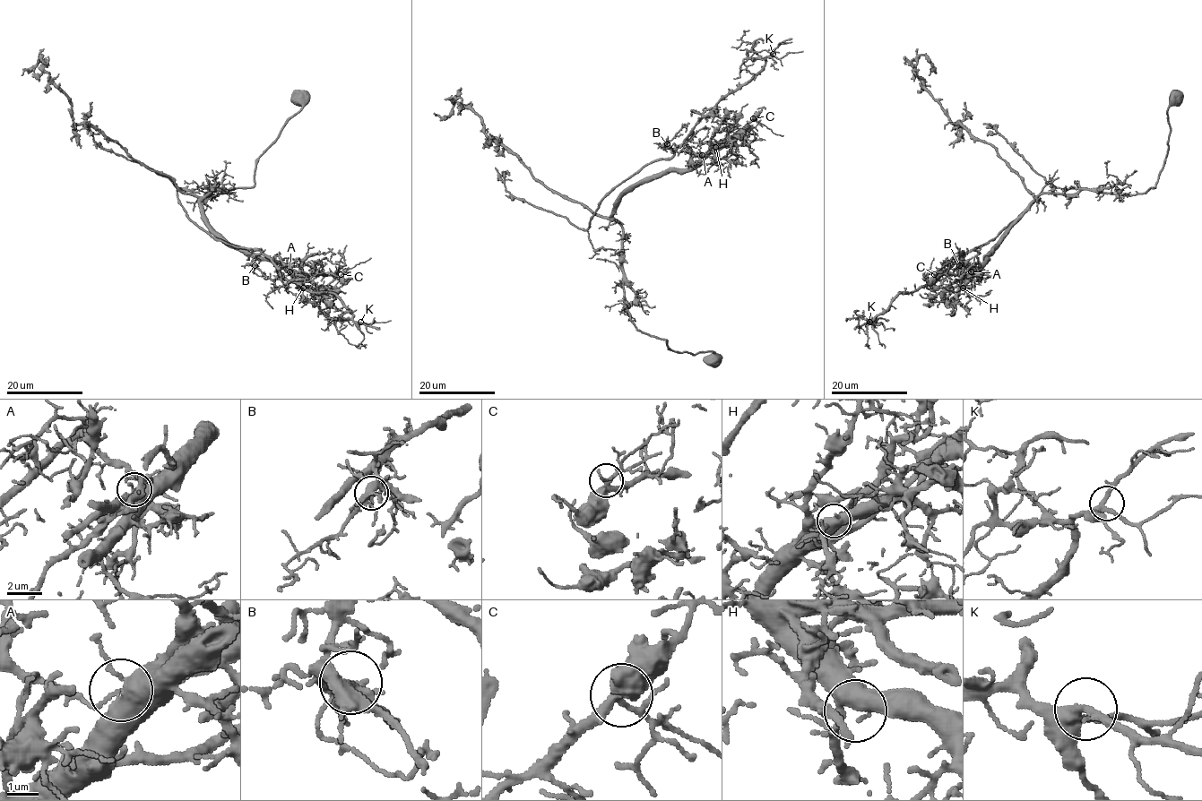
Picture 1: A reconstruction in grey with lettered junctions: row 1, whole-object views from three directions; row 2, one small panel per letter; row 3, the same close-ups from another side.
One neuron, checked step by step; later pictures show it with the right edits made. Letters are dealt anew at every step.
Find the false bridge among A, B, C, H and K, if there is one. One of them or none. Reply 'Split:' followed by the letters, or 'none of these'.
Split: A

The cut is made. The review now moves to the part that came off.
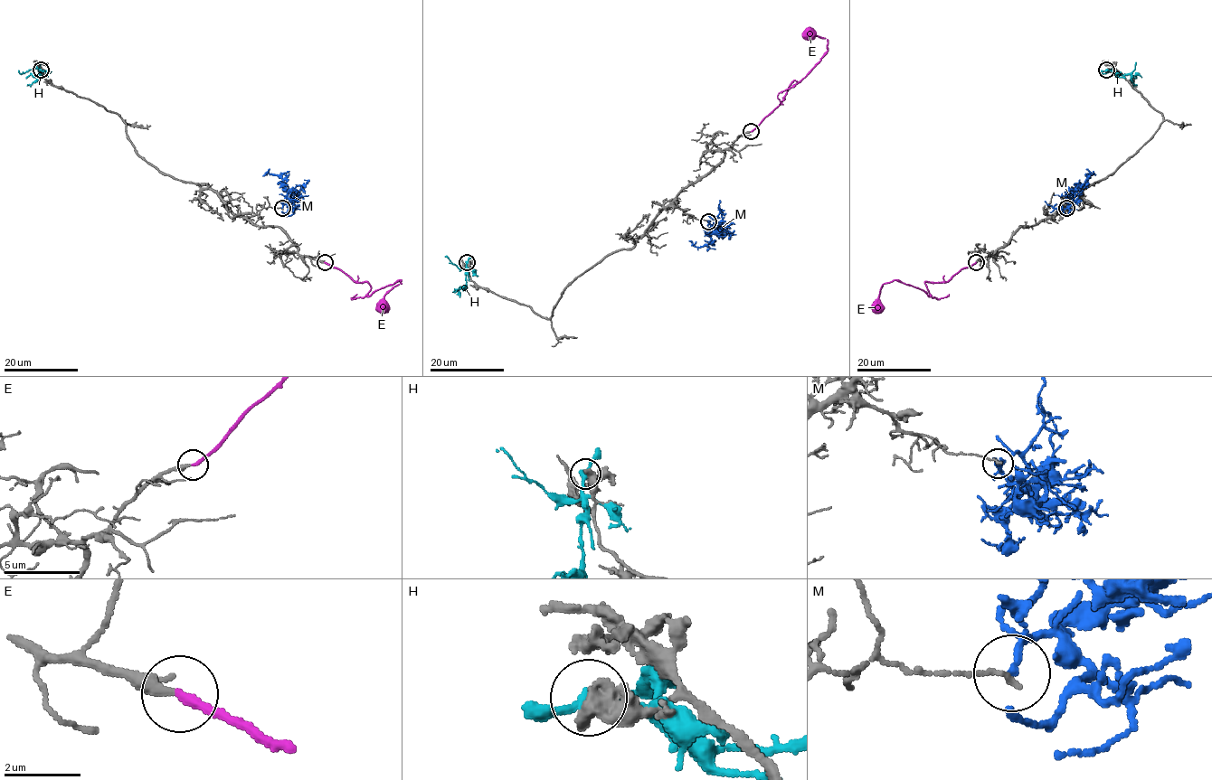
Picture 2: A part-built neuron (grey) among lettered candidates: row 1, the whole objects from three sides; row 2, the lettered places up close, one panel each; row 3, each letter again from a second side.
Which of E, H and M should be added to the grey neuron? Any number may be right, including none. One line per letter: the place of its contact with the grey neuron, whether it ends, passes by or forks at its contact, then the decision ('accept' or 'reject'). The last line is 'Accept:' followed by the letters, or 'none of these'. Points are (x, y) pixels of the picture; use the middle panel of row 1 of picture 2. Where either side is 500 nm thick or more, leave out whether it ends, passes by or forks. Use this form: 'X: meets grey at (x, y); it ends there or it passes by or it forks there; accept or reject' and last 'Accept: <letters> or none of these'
E: meets grey at (751, 131); it ends there; accept
H: meets grey at (467, 262); reject
M: meets grey at (708, 221); it ends there; reject
Accept: E

